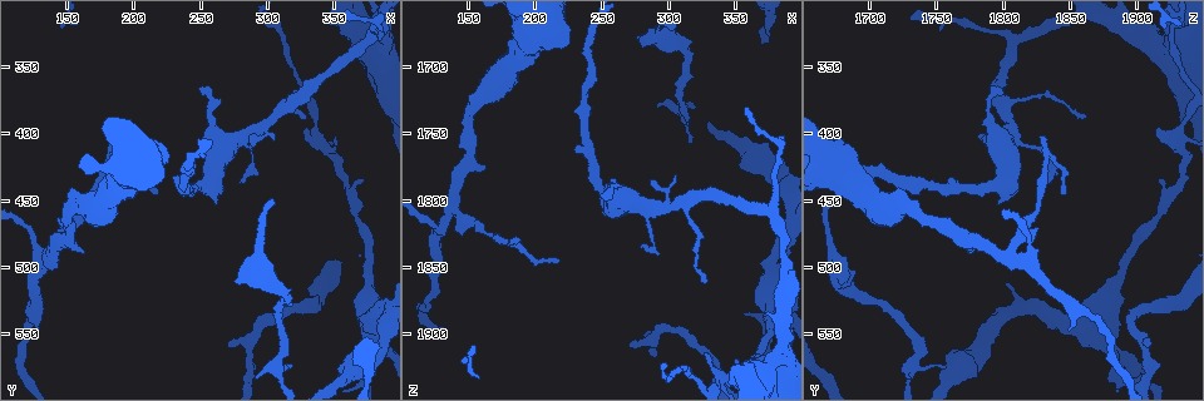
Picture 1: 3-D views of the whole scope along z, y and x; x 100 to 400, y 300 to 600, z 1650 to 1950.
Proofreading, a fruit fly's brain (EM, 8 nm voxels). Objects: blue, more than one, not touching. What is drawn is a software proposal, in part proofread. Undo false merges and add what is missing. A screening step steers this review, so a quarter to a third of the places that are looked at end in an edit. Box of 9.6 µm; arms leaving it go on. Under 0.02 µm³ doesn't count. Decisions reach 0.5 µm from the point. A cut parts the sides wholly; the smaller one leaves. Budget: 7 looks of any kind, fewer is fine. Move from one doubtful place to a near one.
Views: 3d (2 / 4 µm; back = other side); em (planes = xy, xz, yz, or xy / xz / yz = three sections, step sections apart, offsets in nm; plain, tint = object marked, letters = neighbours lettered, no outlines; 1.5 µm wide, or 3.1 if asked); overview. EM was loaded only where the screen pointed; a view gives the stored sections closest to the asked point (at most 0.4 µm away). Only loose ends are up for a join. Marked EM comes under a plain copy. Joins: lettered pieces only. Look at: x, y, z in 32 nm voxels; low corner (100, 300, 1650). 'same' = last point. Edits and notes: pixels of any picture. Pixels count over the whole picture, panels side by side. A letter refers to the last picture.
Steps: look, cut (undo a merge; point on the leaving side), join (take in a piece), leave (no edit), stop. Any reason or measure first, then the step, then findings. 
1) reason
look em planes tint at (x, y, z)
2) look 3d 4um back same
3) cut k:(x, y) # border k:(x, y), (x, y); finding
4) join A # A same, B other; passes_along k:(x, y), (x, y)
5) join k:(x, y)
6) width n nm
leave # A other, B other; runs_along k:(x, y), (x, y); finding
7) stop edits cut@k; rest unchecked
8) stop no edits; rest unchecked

look em planes letters at (270, 556, 1908)

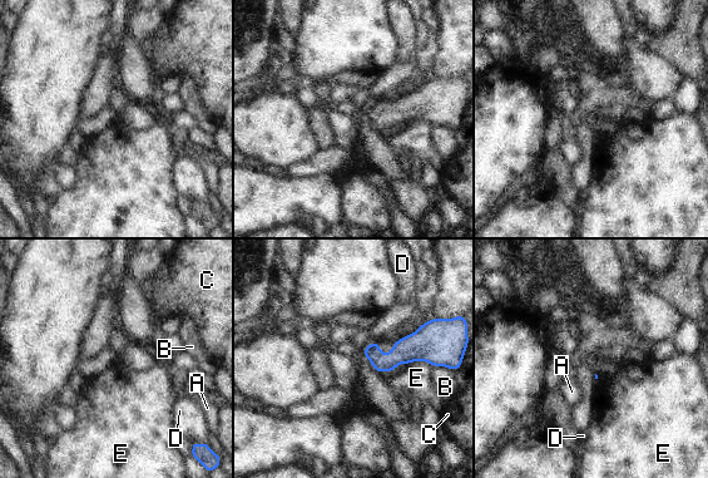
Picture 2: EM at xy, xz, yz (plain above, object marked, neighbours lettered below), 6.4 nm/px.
longest_contact E 160 nm
leave # A other, B other, C other, D other, E other; border 2:(409, 363), (425, 360), (432, 366); no lettered piece goes on from it

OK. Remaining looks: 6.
an open end
look em planes letters at (328, 386, 1864)

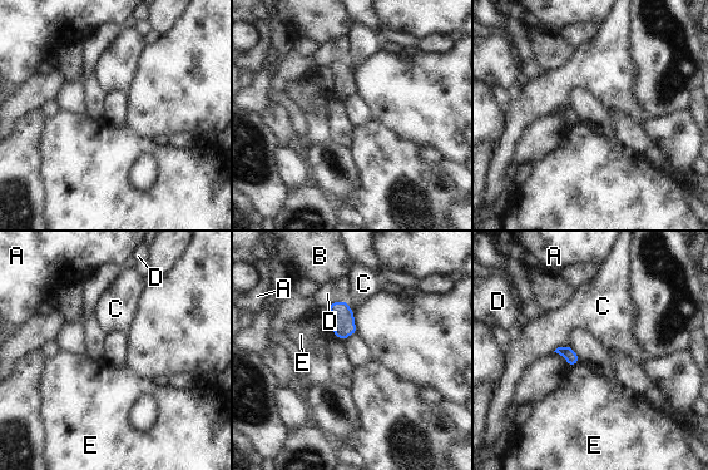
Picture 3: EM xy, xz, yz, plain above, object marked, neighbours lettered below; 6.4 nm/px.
width 90 nm
leave # A other, B other, C other, D other, E other; none of them fits

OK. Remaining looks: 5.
tapers out
look em planes tint at (188, 404, 1830)

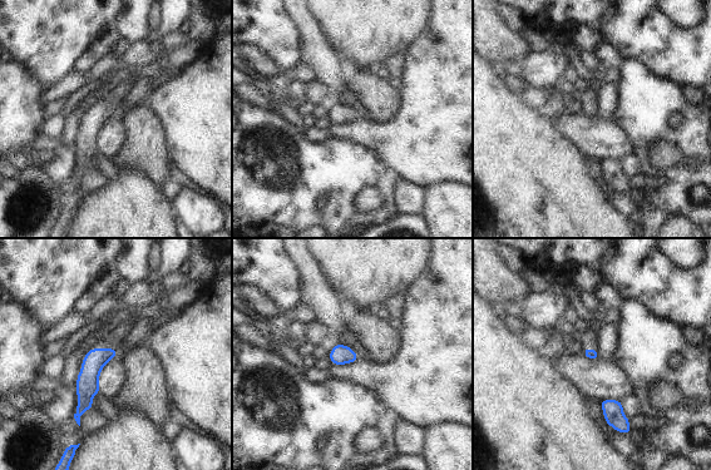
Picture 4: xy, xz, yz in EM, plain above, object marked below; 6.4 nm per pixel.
look em planes letters same

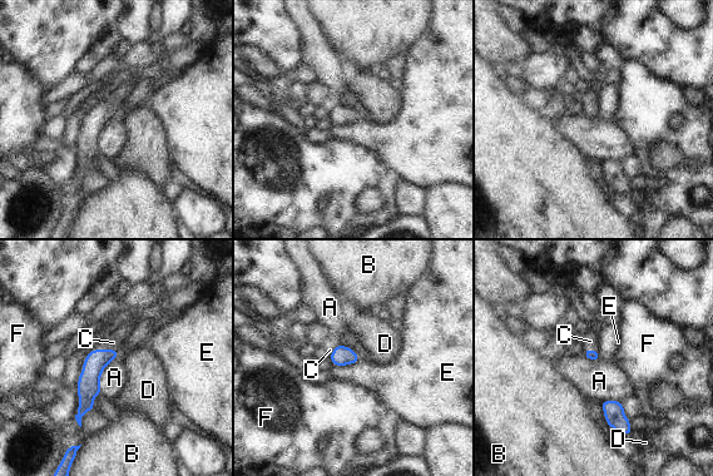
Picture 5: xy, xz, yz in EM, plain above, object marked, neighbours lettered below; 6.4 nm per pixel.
join C # A other, B other, C same, D other, E other, F other; passes_along 5:(97, 360), (105, 350), (113, 342); it goes on there

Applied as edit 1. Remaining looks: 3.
stop edits join@5; rest unchecked

